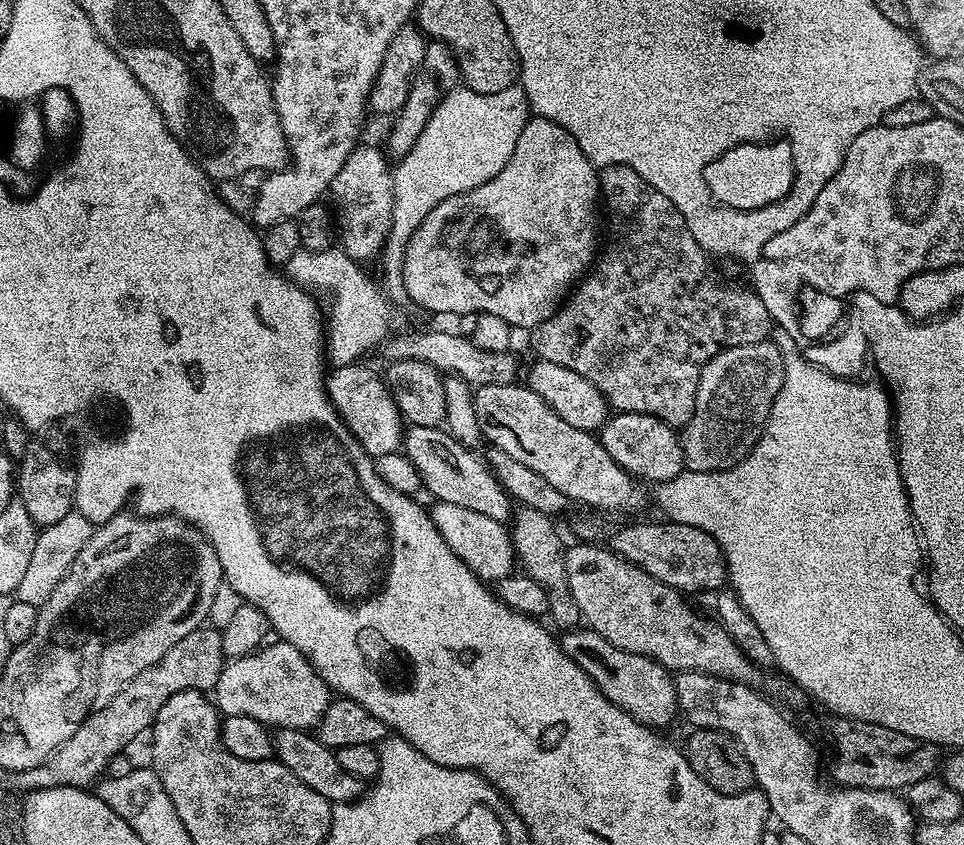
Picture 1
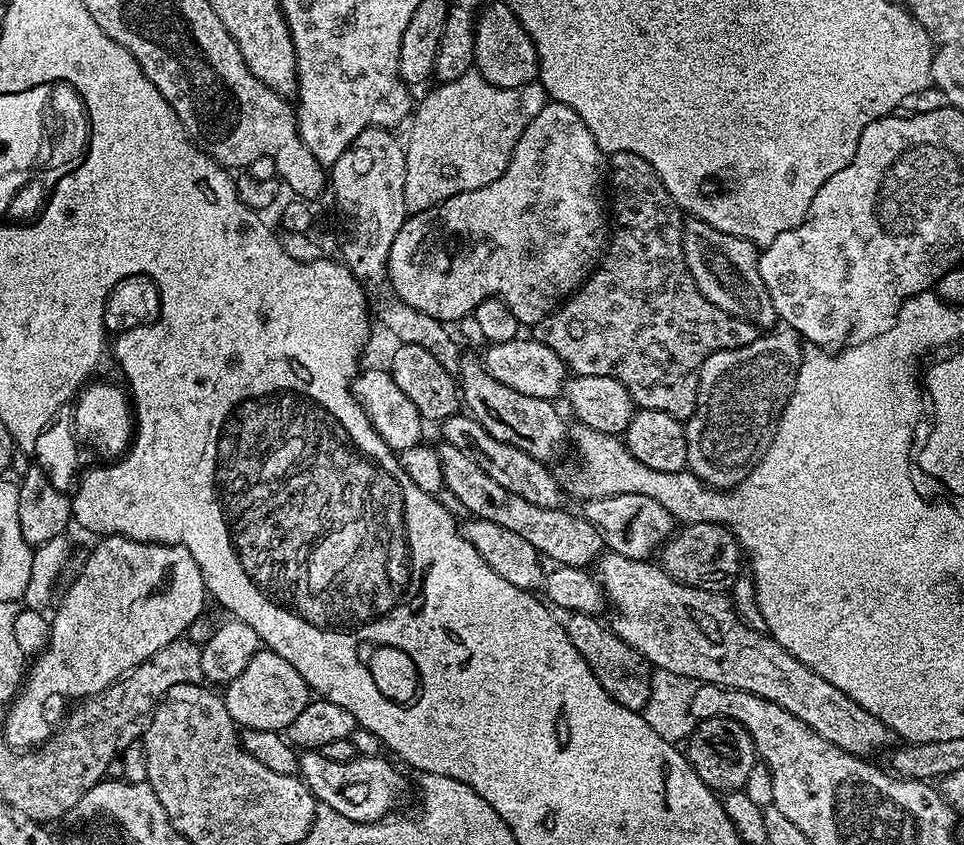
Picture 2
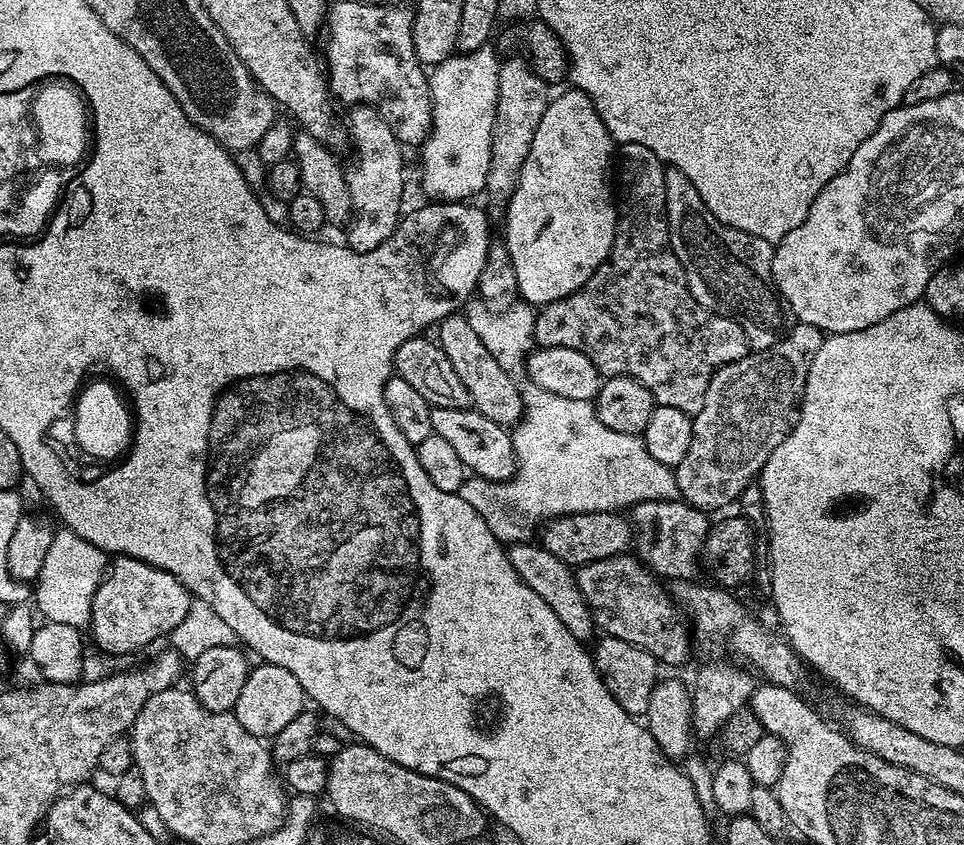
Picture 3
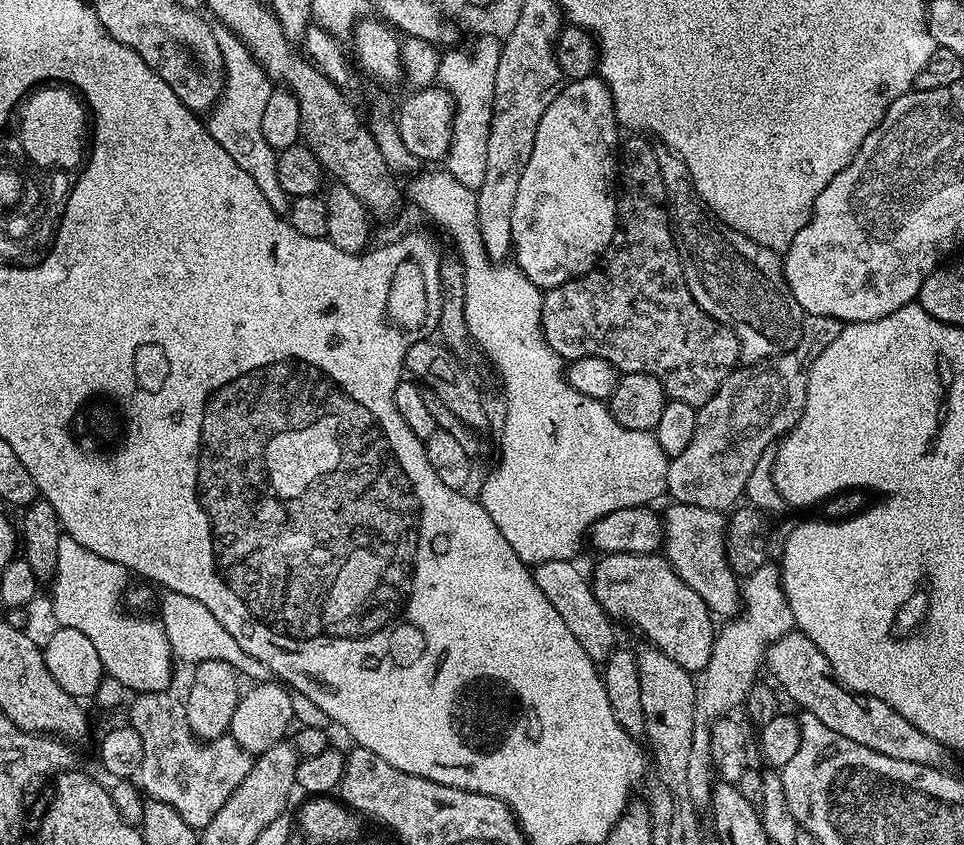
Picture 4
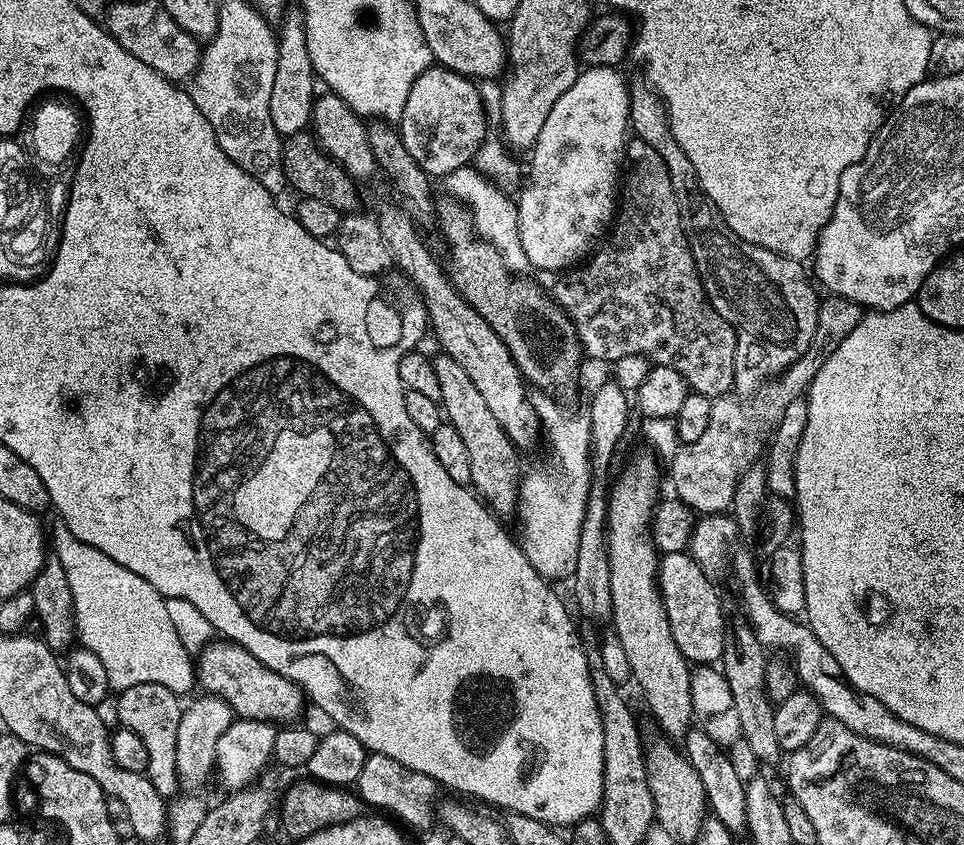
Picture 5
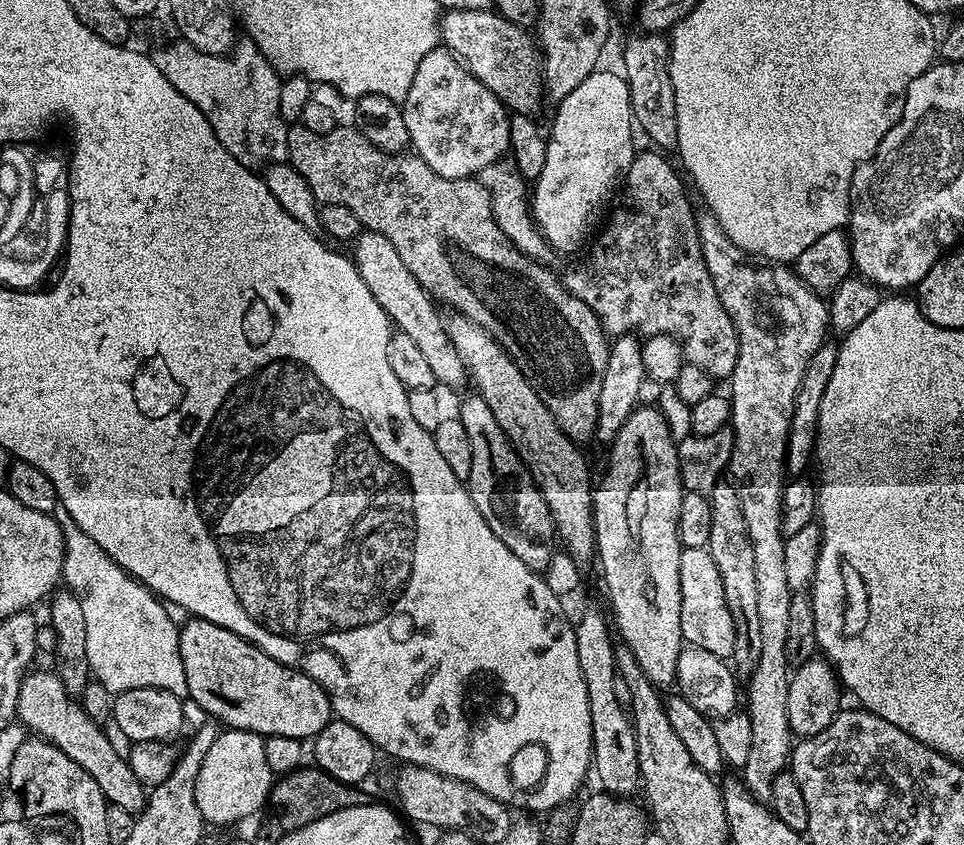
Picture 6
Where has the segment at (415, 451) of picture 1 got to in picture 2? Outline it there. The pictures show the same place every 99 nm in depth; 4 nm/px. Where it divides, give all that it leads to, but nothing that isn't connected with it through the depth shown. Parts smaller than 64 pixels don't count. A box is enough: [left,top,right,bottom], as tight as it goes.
[438,443,601,569]

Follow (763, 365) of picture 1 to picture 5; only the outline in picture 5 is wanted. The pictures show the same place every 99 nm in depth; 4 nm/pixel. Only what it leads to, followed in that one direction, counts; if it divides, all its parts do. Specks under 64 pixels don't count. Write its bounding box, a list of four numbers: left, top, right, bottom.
[671,295,865,516]

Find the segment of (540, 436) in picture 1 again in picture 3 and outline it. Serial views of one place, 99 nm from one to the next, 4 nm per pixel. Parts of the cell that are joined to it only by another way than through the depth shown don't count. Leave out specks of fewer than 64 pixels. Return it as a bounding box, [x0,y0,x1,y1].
[434,314,524,426]

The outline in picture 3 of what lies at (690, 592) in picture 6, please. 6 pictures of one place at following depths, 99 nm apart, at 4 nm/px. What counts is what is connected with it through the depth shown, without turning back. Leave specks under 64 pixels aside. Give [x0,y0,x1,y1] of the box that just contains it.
[575,554,694,666]

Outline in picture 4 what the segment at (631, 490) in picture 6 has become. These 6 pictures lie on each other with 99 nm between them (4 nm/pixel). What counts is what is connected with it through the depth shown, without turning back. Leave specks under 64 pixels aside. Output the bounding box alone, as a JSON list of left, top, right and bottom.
[635,646,696,800]

